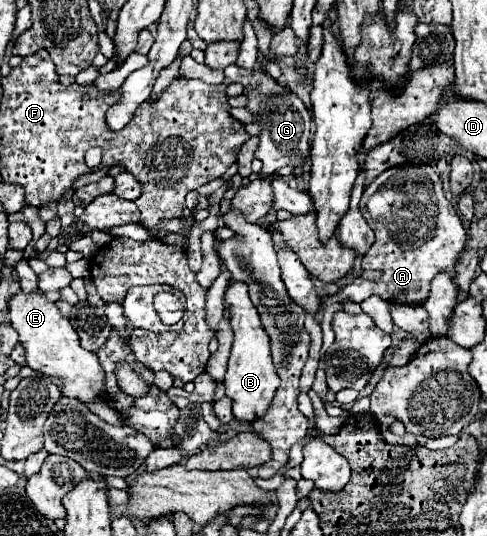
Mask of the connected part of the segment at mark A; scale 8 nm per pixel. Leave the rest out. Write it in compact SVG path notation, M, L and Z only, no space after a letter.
M422 165L422 169L394 167L378 175L378 179L364 189L360 213L376 233L376 241L364 255L362 267L378 269L382 271L382 277L378 281L354 281L324 303L324 317L320 321L324 333L322 351L334 343L332 317L334 313L342 311L344 301L362 303L364 299L378 295L390 303L422 305L428 299L430 283L438 273L446 271L452 279L456 277L454 267L460 253L466 249L468 233L456 215L456 209L444 197L442 181L430 165Z

